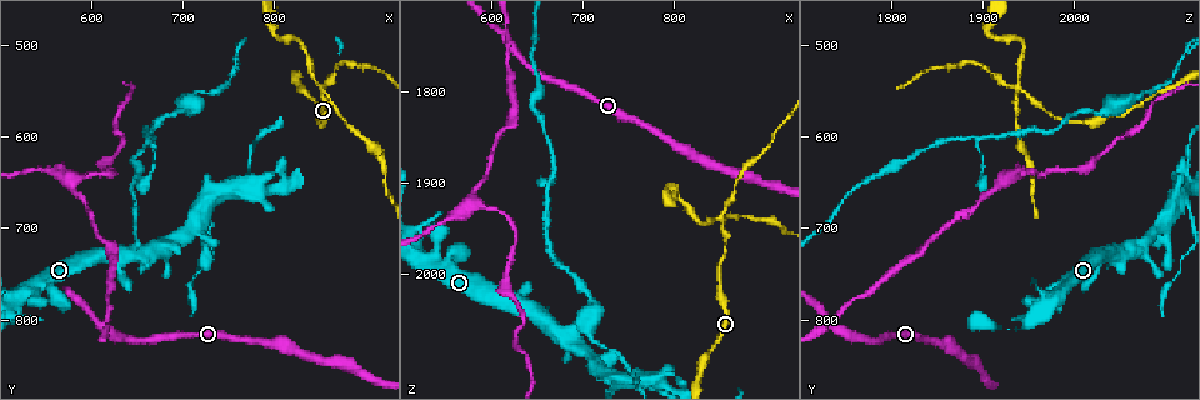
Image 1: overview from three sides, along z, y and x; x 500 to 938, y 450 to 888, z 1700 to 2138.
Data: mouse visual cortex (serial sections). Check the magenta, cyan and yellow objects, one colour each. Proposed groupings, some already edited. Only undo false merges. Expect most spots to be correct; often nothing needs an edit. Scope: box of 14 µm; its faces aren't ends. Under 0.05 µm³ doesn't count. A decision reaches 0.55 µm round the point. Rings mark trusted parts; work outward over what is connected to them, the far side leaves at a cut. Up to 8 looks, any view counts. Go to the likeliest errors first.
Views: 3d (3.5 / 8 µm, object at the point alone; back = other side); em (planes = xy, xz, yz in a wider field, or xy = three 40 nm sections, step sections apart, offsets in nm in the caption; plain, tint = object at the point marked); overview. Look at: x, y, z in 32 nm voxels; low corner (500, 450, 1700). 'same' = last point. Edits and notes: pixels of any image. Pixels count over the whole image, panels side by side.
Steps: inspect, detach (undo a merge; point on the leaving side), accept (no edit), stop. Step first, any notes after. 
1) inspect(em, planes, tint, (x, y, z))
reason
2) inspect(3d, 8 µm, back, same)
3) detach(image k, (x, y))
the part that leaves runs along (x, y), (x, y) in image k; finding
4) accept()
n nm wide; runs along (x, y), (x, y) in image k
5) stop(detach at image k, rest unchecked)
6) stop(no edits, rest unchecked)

inspect(3d, 3.5 µm, (850, 545, 1940))
narrows sharply

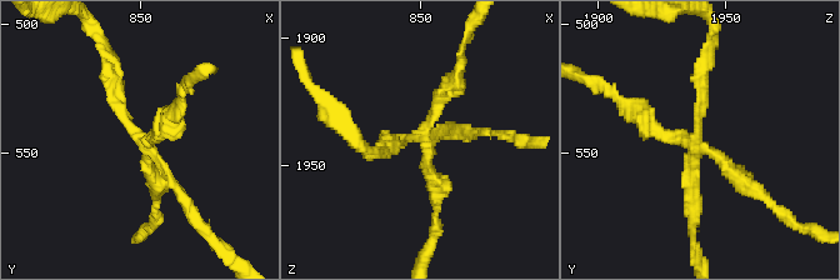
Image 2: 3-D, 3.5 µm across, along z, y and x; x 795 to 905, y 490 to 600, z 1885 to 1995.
inspect(em, xy, step 1, tint, (853, 548, 1940))
4 arms; arms of 150, 150, 200, 200 nm

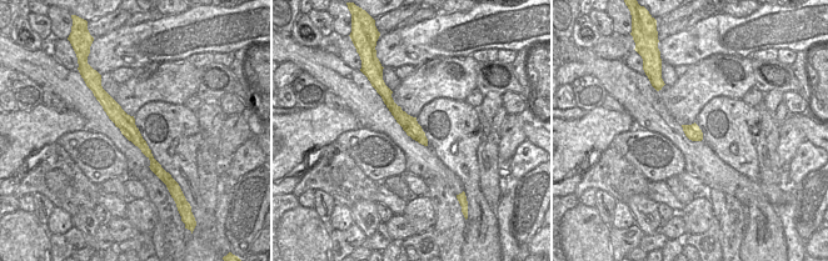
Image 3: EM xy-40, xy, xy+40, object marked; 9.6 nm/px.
detach(image 2, (693, 193))
the part that leaves runs along (710, 151), (695, 140), (704, 55) in image 2; two cells meet here

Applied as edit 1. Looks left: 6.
inspect(3d, 8 µm, back, (615, 810, 1735))
four or more arms meet

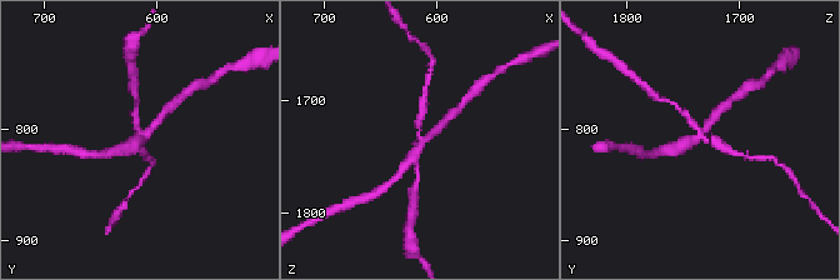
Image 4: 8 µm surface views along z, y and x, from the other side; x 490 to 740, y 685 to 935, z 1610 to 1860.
inspect(3d, 3.5 µm, (612, 806, 1734))

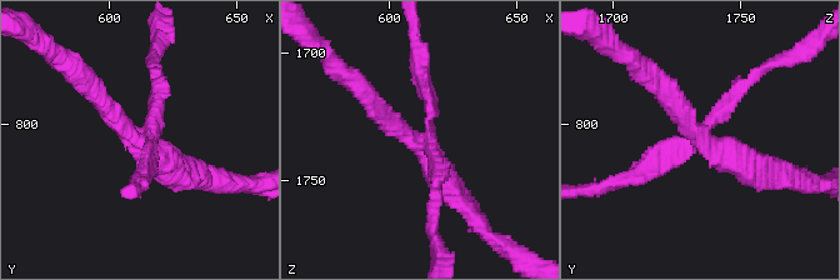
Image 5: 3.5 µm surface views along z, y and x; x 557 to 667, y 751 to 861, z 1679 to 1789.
inspect(em, xy, step 5, tint, (614, 806, 1735))
now the EM

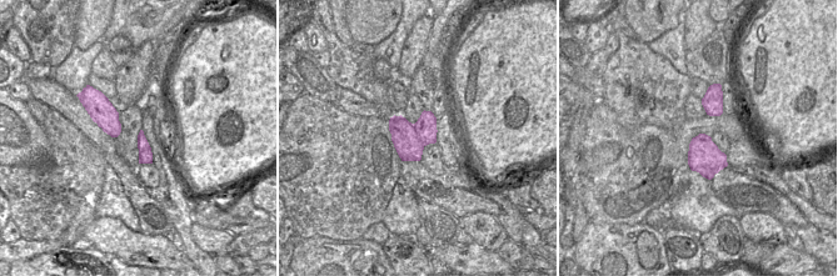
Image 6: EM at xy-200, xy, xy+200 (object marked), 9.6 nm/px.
detach(image 5, (420, 89))
320 nm wide; the part that leaves runs along (710, 121), (758, 71), (790, 60) in image 5; a second cell is stuck on

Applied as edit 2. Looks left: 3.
inspect(overview)

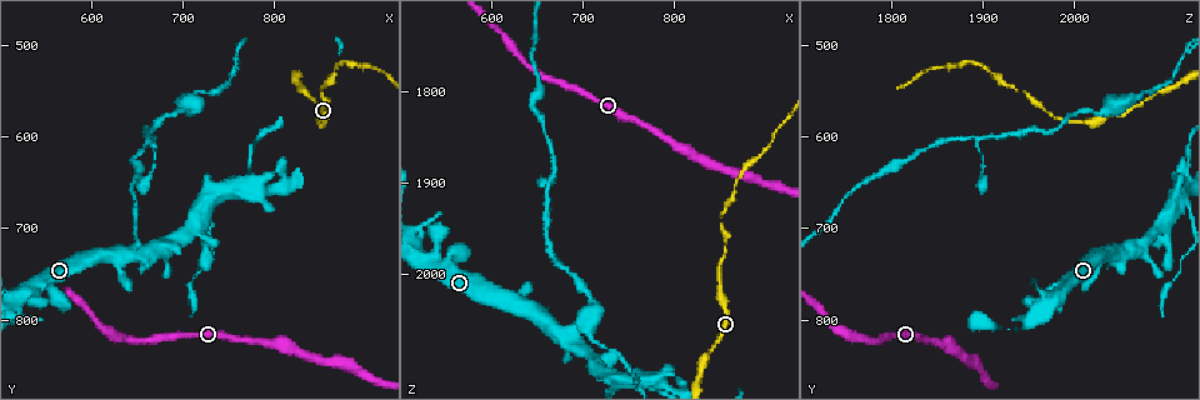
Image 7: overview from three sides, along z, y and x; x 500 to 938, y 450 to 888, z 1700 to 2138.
inspect(3d, 3.5 µm, back, (730, 670, 2115))
thin arm on a thick one

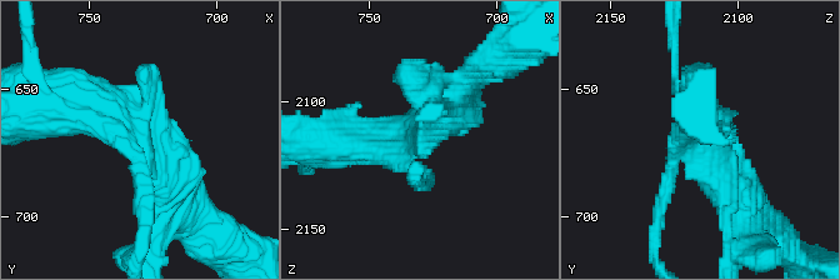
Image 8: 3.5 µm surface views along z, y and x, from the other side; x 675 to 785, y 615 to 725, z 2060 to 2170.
inspect(em, xy, step 5, tint, (730, 671, 2114))

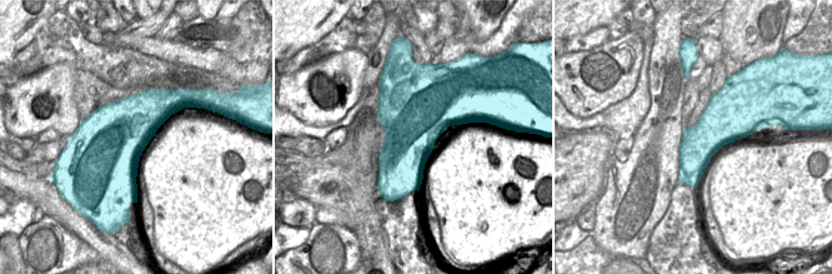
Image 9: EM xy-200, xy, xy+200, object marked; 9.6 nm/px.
detach(image 8, (140, 196))
a second cell is stuck on

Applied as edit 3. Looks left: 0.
stop(detach at image 2, detach at image 5, detach at image 8, rest unchecked)

